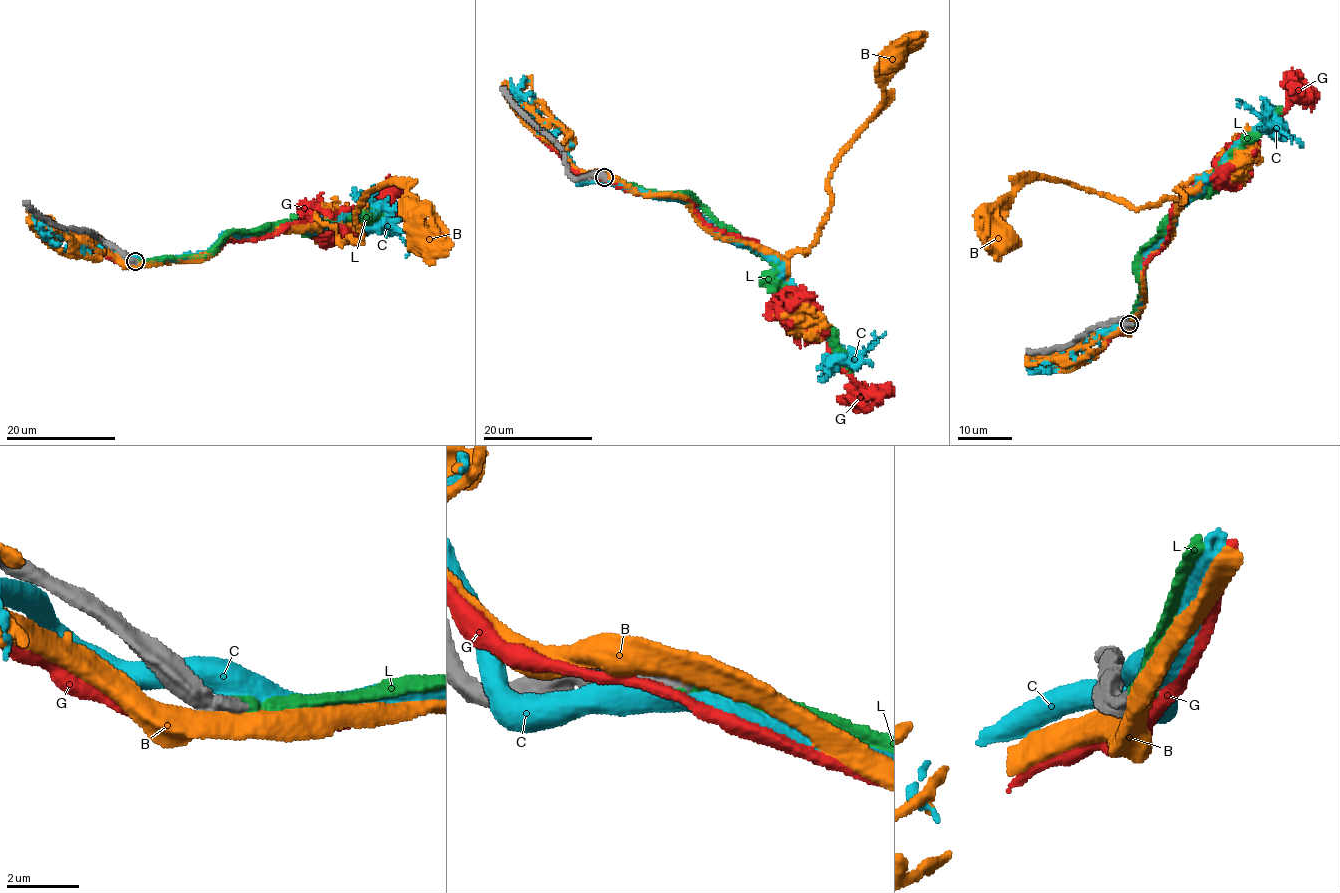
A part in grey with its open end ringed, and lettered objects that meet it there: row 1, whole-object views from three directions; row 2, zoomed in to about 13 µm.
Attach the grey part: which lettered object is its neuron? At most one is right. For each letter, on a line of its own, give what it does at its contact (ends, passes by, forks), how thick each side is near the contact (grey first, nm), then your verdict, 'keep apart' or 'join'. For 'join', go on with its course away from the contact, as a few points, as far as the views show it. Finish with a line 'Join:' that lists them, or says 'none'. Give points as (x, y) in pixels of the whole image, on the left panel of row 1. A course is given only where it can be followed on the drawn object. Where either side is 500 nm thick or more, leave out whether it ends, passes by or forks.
B: 700 nm thick on the grey side, 550 nm on the other; keep apart
C: 600 nm thick on the grey side, 700 nm on the other; keep apart
G: 650 nm thick on the grey side, 340 nm on the other; keep apart
L: 600 nm thick on the grey side, 400 nm on the other; join; it runs (134, 261), (206, 255), (235, 231), (242, 233), (286, 223), (305, 231), (331, 221), (365, 218), (385, 207)
Join: L

